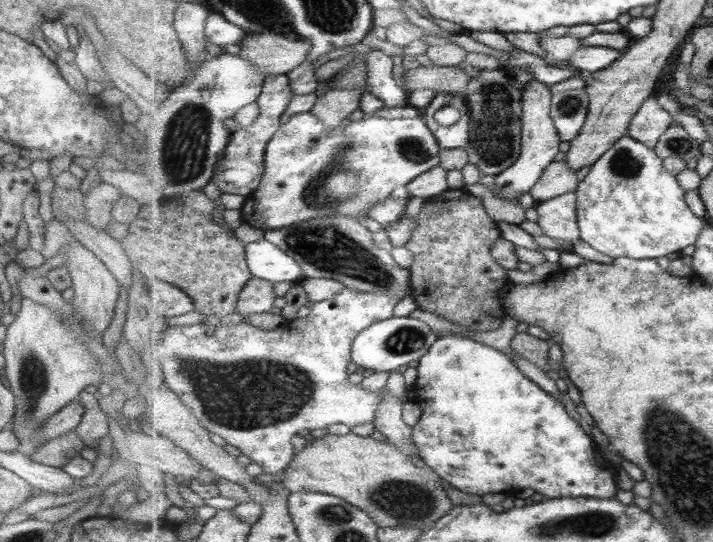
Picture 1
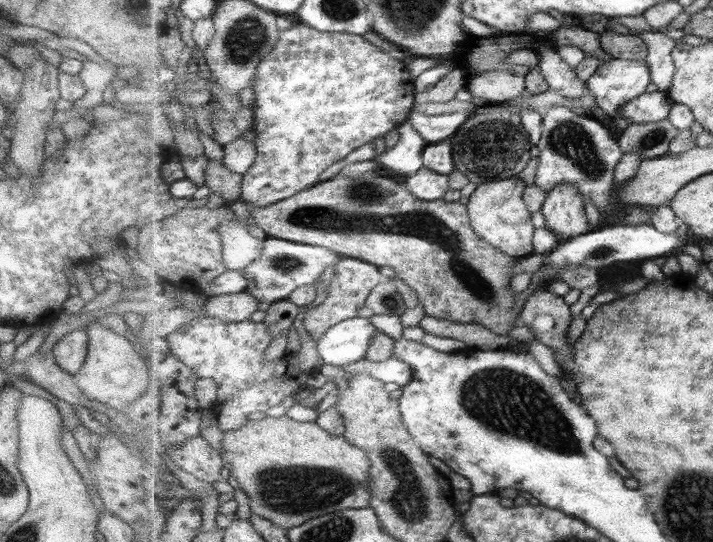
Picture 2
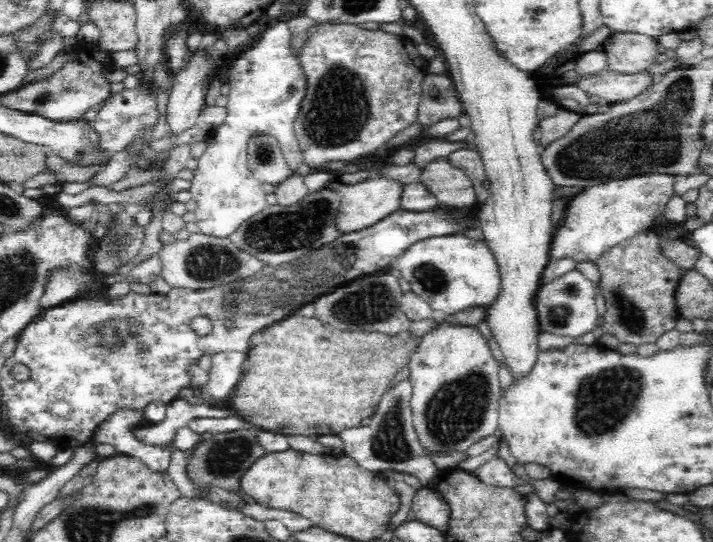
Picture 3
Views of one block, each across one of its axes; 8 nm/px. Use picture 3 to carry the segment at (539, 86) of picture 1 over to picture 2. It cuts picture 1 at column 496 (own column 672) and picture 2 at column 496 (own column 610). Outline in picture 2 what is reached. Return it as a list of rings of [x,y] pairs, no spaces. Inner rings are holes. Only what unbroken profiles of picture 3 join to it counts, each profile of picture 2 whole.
[[[517,175],[505,180],[486,182],[476,187],[468,204],[472,225],[477,234],[516,260],[534,255],[535,224],[531,220],[532,212],[524,199],[527,186]]]

